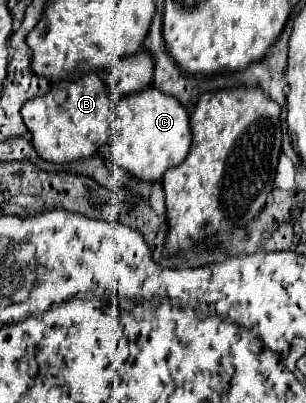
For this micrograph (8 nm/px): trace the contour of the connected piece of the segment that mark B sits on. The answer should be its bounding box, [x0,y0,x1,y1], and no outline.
[21,74,115,164]

